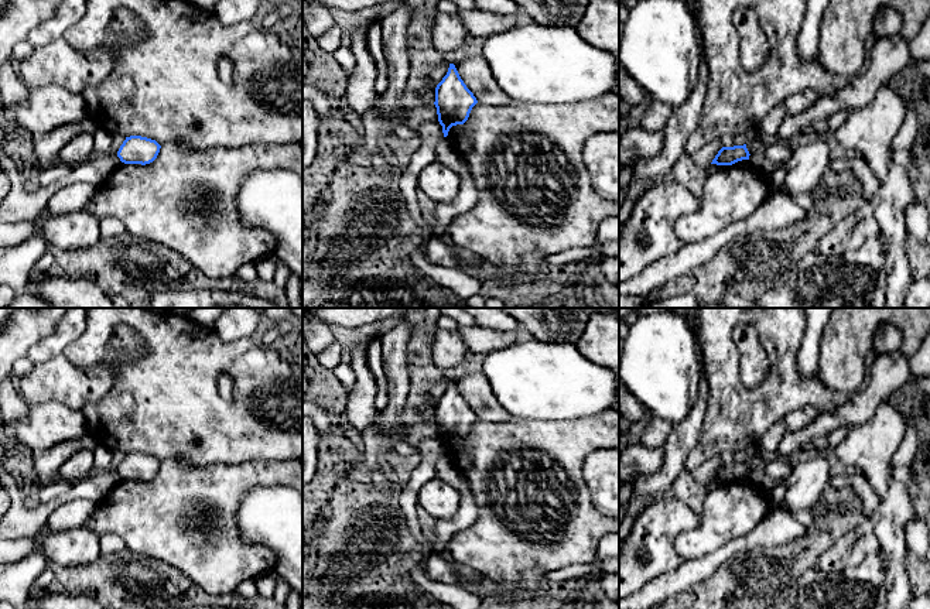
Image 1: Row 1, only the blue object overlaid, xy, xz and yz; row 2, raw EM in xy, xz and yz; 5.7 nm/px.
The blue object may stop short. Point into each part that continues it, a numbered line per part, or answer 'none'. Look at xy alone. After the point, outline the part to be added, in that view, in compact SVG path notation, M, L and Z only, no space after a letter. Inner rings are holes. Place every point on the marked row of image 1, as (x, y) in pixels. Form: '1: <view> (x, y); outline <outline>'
none

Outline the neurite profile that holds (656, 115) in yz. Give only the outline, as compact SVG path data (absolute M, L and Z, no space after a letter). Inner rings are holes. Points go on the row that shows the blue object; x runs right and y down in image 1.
M653 100L644 110L640 129L649 133L664 130L671 110L669 105Z

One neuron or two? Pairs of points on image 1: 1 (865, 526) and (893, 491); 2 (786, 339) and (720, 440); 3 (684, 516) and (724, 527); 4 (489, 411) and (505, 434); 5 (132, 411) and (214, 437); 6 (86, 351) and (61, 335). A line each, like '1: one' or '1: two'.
1: two
2: one
3: two
4: two
5: one
6: two

